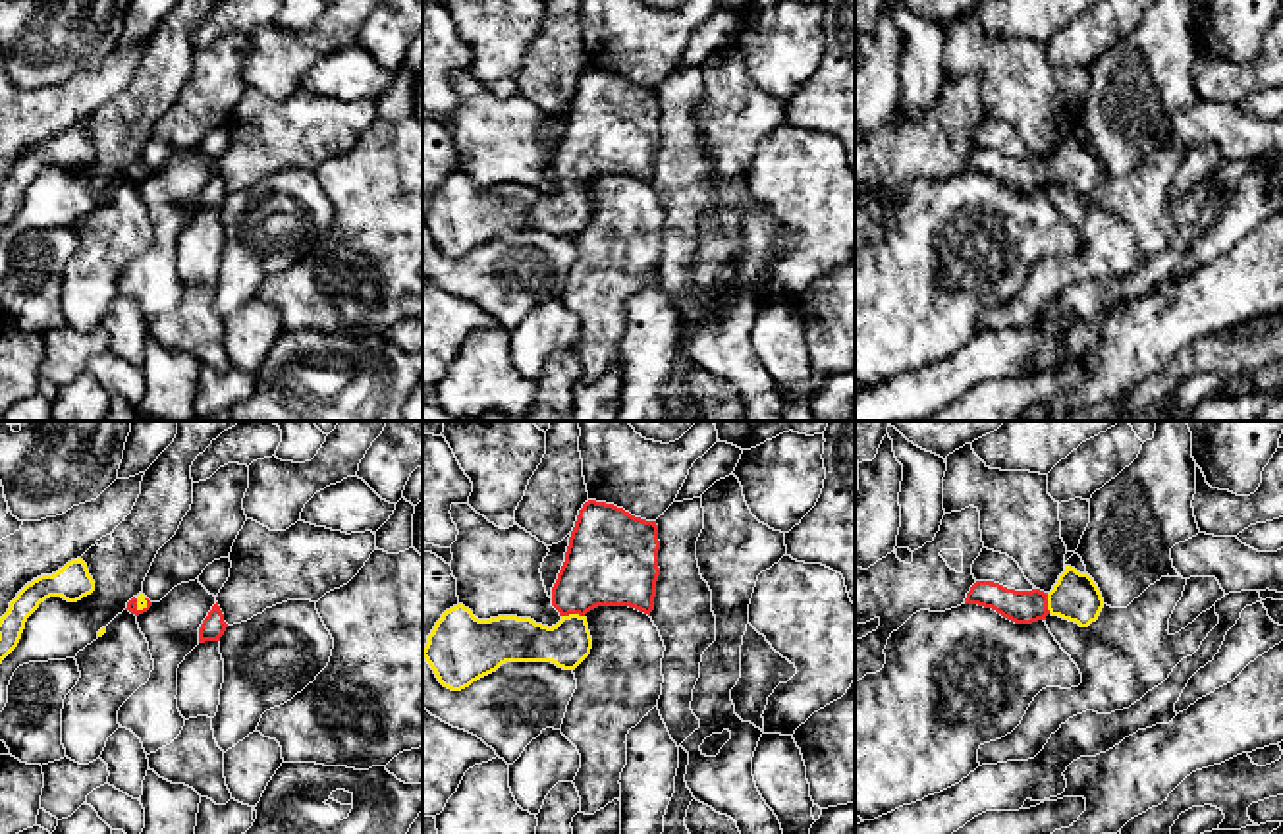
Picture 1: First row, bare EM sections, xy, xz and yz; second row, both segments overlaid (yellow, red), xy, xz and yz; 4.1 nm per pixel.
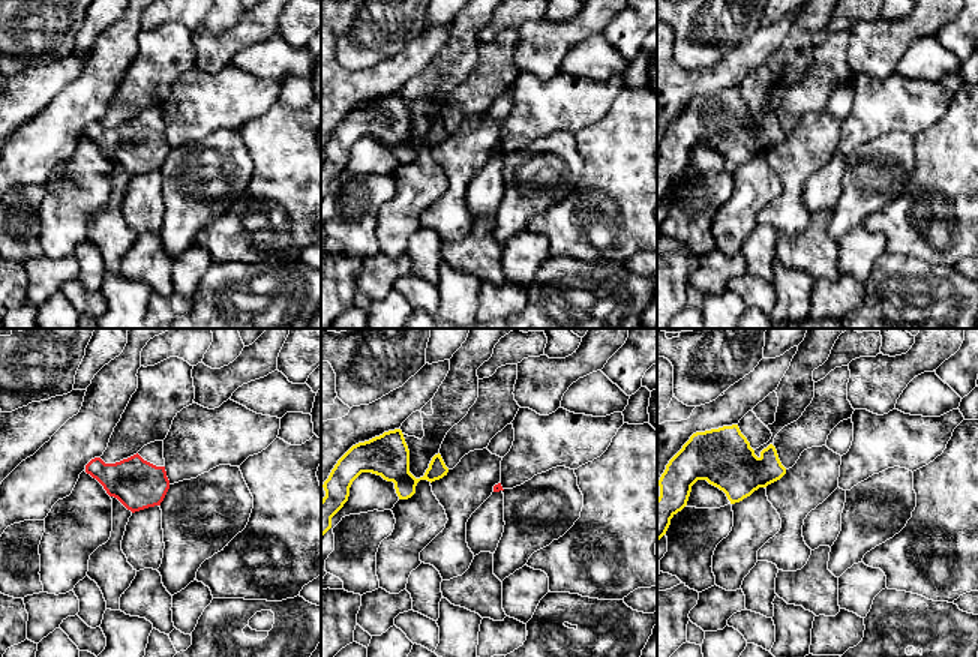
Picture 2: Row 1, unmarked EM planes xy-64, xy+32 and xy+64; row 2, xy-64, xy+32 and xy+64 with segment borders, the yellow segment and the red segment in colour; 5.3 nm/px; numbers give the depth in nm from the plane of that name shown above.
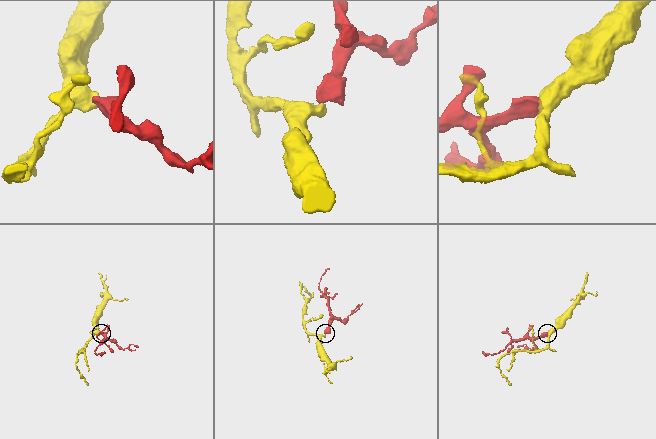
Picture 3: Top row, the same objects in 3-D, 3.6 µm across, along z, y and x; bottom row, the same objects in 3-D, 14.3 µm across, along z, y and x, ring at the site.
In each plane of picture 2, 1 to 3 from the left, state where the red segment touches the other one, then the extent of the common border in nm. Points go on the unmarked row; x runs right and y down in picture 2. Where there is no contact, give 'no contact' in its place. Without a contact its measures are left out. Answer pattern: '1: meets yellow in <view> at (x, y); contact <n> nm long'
1: no contact
2: no contact
3: no contact

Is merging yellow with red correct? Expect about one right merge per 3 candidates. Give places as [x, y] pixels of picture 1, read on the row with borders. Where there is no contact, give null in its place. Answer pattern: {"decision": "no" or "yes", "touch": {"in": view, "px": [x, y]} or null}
{"decision": "yes", "touch": {"in": "xz", "px": [572, 614]}}

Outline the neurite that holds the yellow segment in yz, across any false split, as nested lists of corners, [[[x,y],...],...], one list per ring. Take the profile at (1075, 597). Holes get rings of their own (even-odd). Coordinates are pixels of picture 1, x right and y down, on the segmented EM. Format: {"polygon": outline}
{"polygon": [[[1065,566],[1050,593],[1015,591],[994,581],[976,581],[967,593],[965,604],[992,608],[1015,624],[1032,624],[1051,614],[1088,627],[1098,620],[1104,598],[1088,573]]]}

